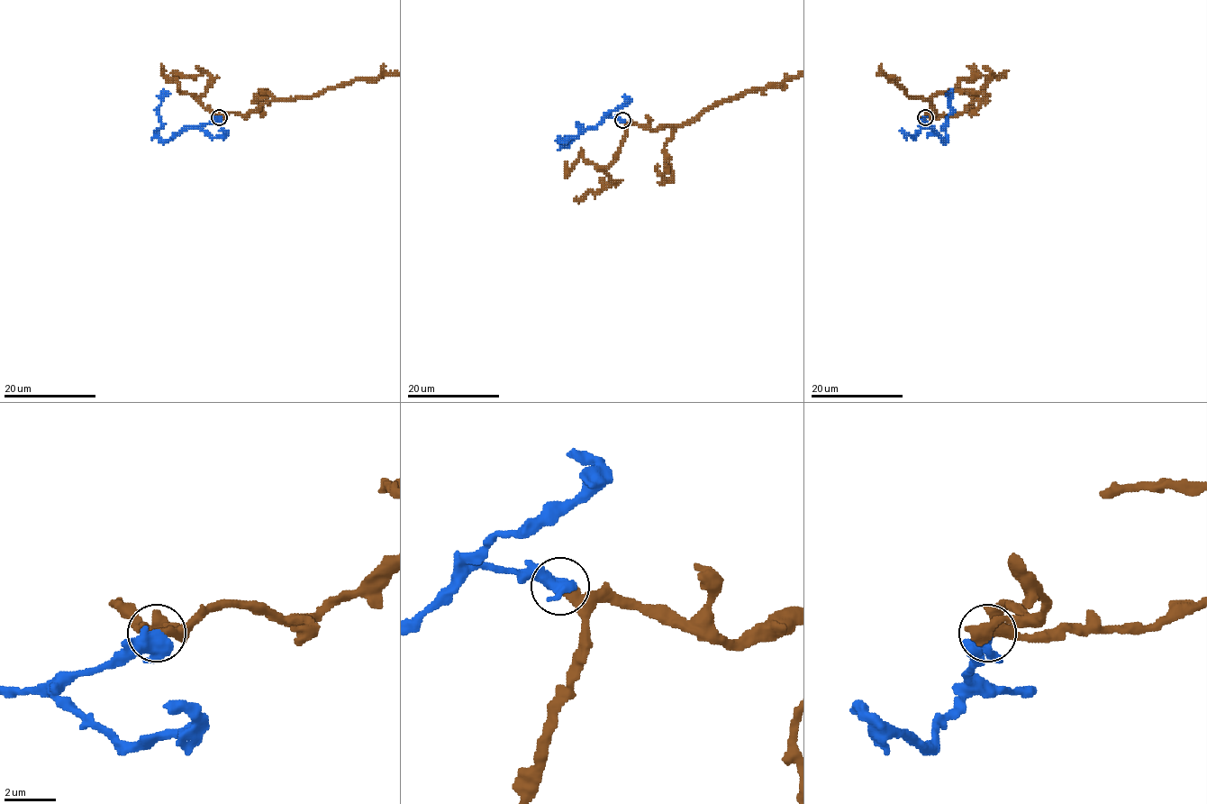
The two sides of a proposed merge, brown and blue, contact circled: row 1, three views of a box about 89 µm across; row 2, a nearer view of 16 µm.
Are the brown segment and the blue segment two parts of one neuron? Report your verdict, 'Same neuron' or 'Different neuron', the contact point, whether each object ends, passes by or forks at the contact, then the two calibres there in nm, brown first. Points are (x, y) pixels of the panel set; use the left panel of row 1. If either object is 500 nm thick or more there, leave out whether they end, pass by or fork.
Same neuron. Place: (219, 117). At the ring brown ends. At the ring blue passes by. Thickness 360 nm (brown) against 480 nm

